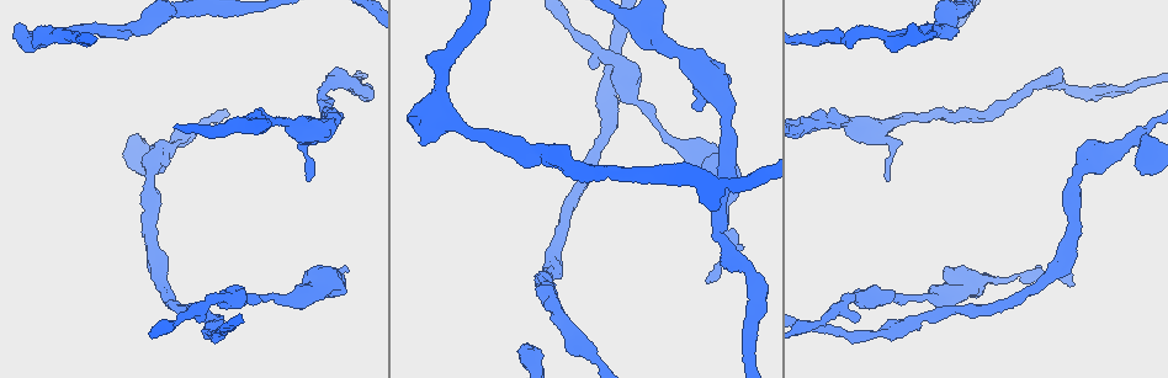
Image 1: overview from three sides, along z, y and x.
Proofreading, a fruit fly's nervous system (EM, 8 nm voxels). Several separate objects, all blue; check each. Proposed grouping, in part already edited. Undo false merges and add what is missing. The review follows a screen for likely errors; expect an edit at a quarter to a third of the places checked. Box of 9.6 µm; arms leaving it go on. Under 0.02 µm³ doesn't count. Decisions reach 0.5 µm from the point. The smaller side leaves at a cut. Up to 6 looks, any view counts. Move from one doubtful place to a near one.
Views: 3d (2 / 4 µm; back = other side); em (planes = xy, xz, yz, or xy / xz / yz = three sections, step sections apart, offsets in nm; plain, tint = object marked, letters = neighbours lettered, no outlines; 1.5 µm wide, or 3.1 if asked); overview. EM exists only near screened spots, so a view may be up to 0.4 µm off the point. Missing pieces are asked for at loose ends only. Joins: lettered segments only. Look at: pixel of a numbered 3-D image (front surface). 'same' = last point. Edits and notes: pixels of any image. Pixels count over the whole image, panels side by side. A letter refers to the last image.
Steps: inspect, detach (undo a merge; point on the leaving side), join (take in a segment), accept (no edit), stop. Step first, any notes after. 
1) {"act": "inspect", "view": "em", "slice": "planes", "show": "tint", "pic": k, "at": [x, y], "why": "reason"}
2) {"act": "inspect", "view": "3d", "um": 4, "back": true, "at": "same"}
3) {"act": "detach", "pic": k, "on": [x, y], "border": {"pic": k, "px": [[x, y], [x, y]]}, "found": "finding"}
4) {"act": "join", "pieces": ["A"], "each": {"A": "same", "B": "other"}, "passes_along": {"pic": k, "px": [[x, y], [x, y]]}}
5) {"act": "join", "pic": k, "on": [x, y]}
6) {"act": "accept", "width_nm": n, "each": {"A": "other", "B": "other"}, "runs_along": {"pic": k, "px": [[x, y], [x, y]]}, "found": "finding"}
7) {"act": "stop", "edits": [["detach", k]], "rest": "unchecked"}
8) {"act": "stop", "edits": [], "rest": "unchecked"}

{"act": "inspect", "view": "3d", "um": 2, "pic": 1, "at": [309, 179], "why": "branch stops here"}

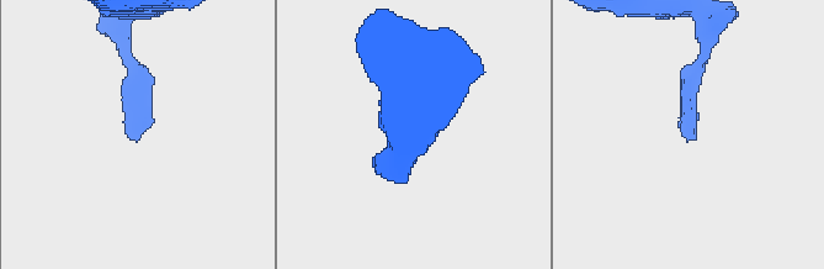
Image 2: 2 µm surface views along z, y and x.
{"act": "inspect", "view": "em", "slice": "xz", "step": 4, "show": "letters", "pic": 2, "at": [694, 140], "why": "now the EM"}

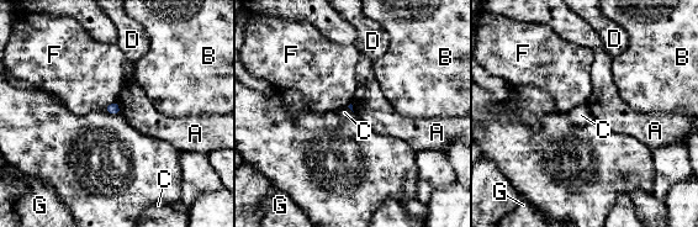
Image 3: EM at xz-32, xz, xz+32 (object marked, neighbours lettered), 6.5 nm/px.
{"act": "inspect", "view": "em", "slice": "planes", "show": "letters", "at": "same"}

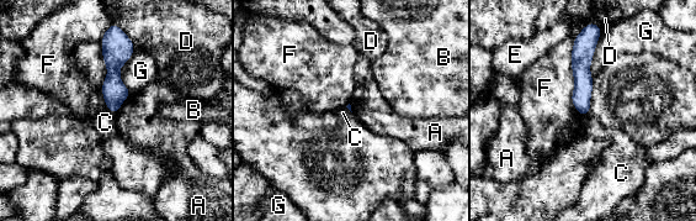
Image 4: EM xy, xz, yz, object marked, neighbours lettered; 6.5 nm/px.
{"act": "accept", "each": {"A": "other", "B": "other", "C": "other", "D": "other", "E": "other", "F": "other", "G": "other"}, "border": {"pic": 4, "px": [[107, 109], [115, 114]]}, "found": "no lettered segment goes on from it"}

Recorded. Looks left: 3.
{"act": "inspect", "view": "3d", "um": 4, "pic": 1, "at": [1018, 275], "why": "a narrow waist"}

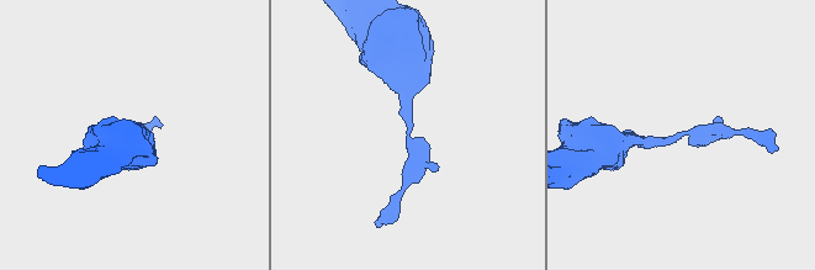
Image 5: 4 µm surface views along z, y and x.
{"act": "inspect", "view": "em", "slice": "planes", "show": "letters", "pic": 5, "at": [680, 136], "arm_widths_nm": [190, 220]}

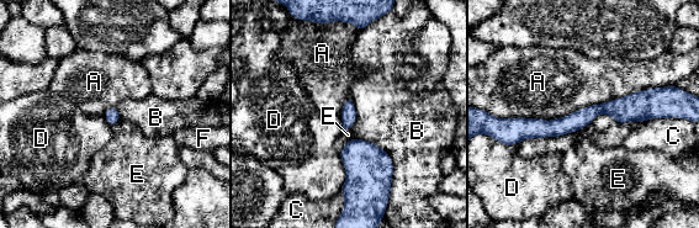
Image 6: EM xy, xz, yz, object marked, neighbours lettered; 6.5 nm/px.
{"act": "accept", "width_nm": 90, "each": {"A": "other", "B": "other", "C": "other", "D": "other", "E": "other", "F": "other"}, "runs_along": {"pic": 6, "px": [[660, 111], [596, 109], [557, 127], [512, 123]]}, "found": "one neuron here"}

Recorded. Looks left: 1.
{"act": "stop", "edits": [], "rest": "unchecked"}

